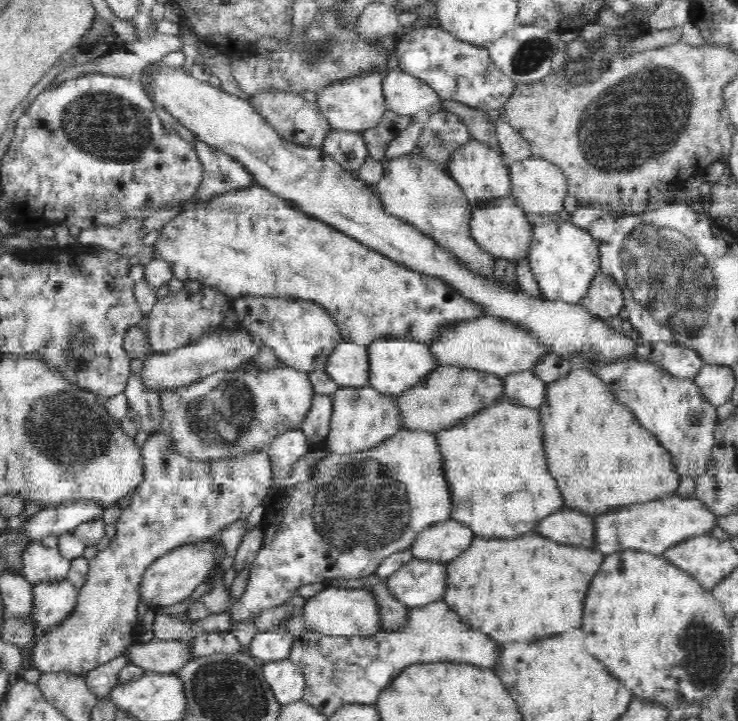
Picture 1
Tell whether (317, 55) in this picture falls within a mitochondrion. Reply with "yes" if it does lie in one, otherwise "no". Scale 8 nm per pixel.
yes

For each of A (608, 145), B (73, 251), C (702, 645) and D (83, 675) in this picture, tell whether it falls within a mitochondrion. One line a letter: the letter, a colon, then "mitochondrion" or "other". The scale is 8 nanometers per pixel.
A: mitochondrion
B: other
C: mitochondrion
D: other

